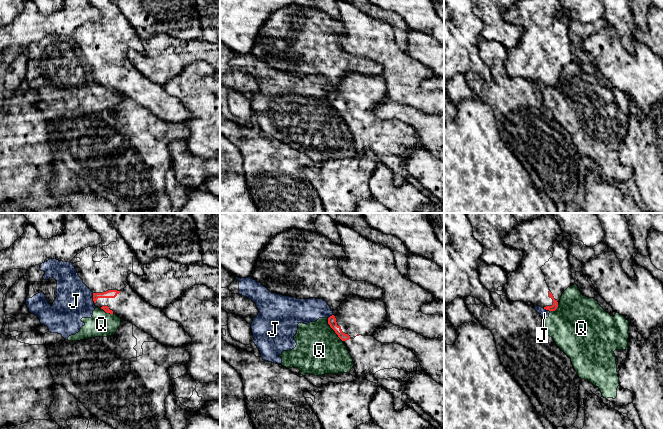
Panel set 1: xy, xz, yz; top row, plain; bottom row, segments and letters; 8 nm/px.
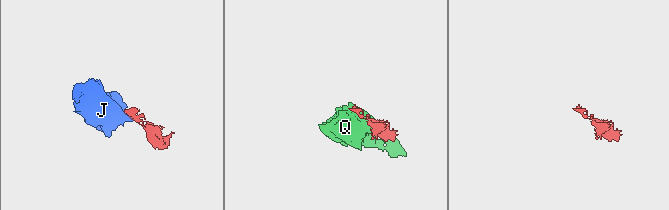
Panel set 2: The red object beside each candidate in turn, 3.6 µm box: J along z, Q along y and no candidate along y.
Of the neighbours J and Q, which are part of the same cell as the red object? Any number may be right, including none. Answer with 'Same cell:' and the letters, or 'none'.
Same cell: none

